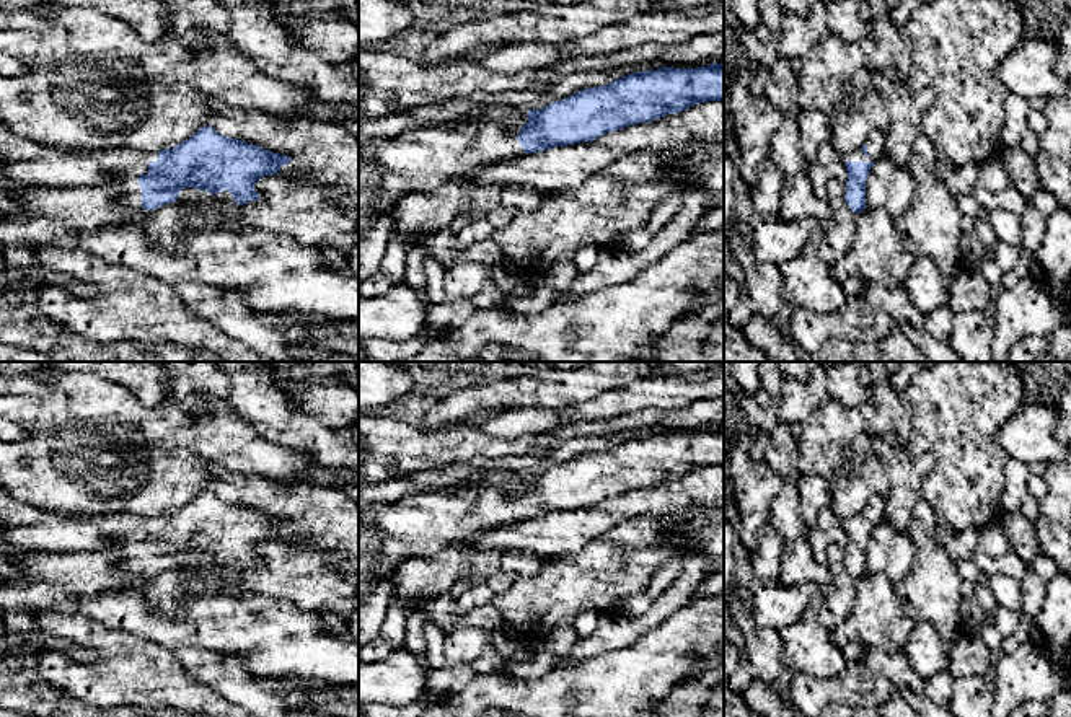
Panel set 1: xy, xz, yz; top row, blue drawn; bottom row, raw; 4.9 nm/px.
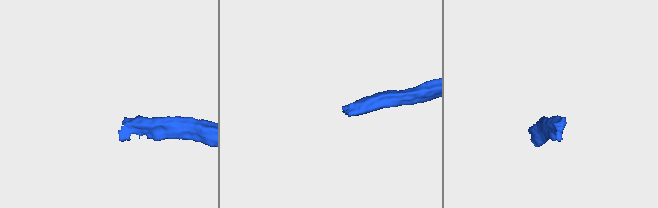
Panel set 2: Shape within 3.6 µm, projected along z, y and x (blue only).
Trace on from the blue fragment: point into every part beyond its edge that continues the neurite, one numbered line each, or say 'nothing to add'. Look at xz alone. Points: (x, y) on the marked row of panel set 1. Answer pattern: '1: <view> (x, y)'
1: xz (424, 158)

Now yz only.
1: yz (876, 142)

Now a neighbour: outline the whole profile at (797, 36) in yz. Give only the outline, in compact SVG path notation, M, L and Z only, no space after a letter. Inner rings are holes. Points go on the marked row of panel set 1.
M813 0L805 16L784 11L776 46L779 55L789 60L796 73L802 70L818 41L830 33L825 5L823 0Z

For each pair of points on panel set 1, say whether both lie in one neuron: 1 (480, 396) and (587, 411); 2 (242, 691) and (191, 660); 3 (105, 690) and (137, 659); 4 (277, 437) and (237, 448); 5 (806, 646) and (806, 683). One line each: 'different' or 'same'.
1: different
2: same
3: same
4: different
5: different

